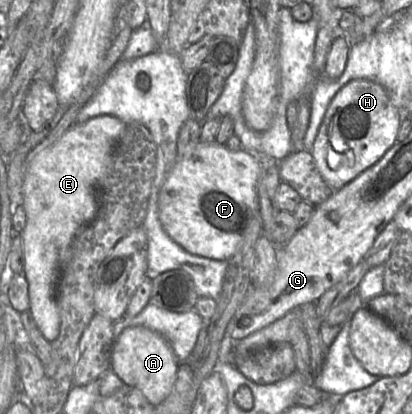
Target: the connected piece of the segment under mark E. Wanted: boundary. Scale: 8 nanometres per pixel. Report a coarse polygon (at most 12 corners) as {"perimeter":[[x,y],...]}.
{"perimeter":[[94,117],[29,163],[21,233],[29,311],[60,331],[61,254],[96,216],[126,124]]}

